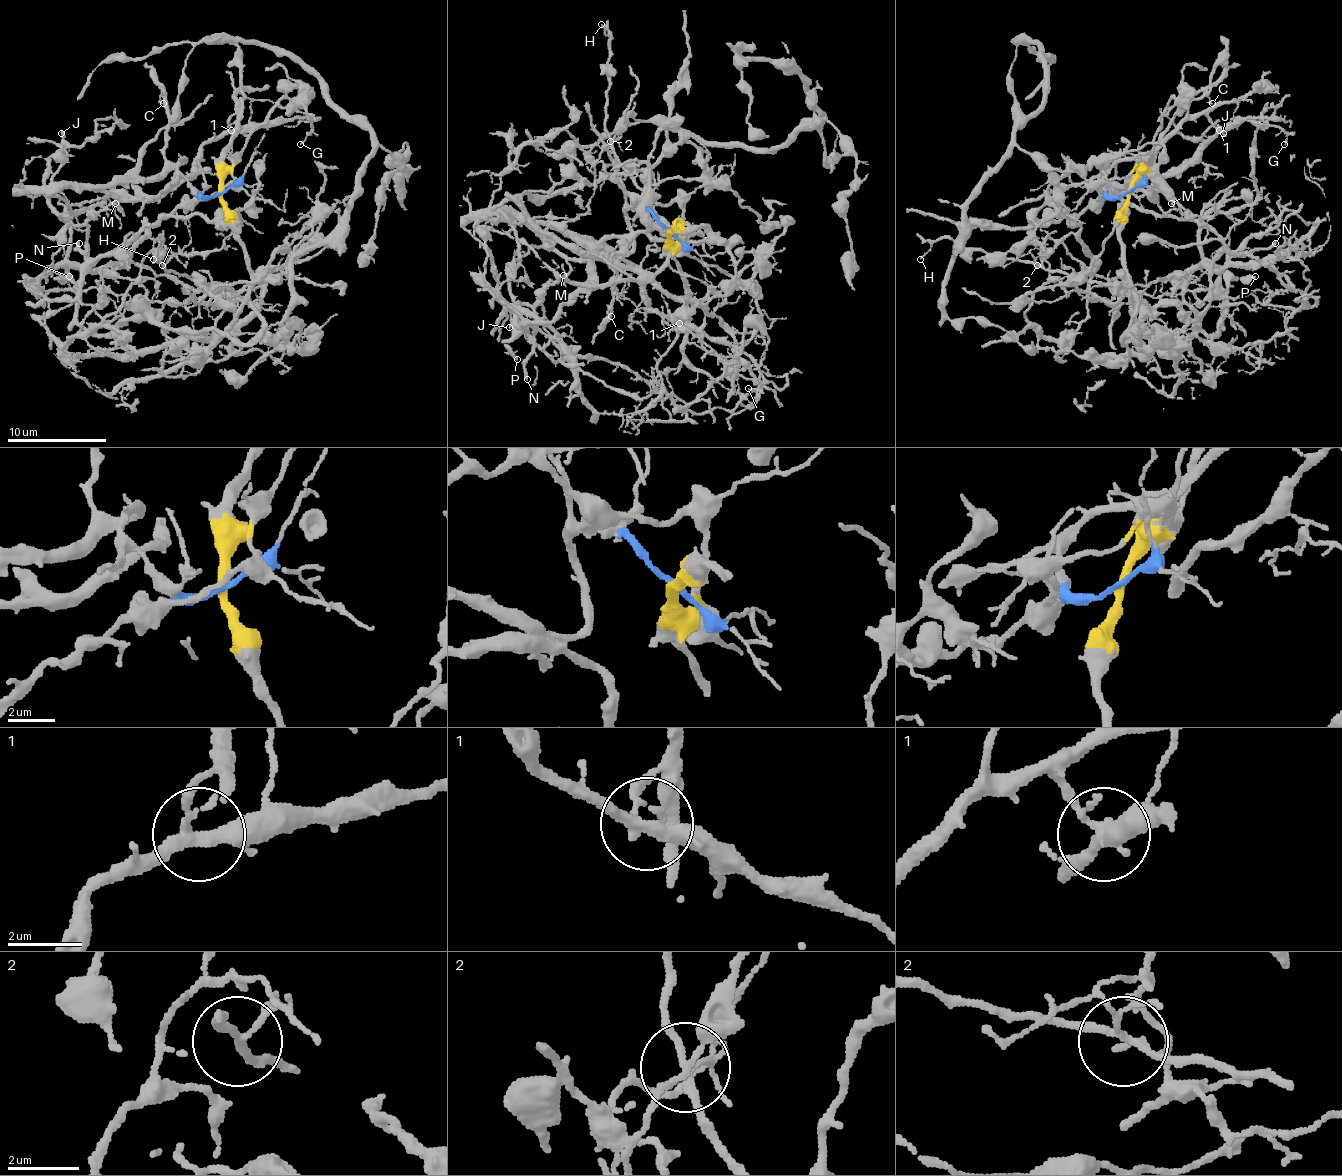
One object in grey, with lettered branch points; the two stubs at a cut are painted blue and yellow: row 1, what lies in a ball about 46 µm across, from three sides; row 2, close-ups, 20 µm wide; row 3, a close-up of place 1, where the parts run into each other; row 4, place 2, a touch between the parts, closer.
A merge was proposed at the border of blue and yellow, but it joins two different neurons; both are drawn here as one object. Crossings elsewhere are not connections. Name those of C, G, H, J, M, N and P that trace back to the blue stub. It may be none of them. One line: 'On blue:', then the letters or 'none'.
On blue: C, G, J, M

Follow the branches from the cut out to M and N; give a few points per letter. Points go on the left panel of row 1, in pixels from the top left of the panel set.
M: (221, 192), (204, 197), (176, 167), (184, 160), (149, 177), (87, 185), (104, 187), (114, 202)
N: (221, 192), (251, 292), (226, 327), (164, 329), (144, 304), (109, 334), (92, 334), (77, 319), (79, 242)

